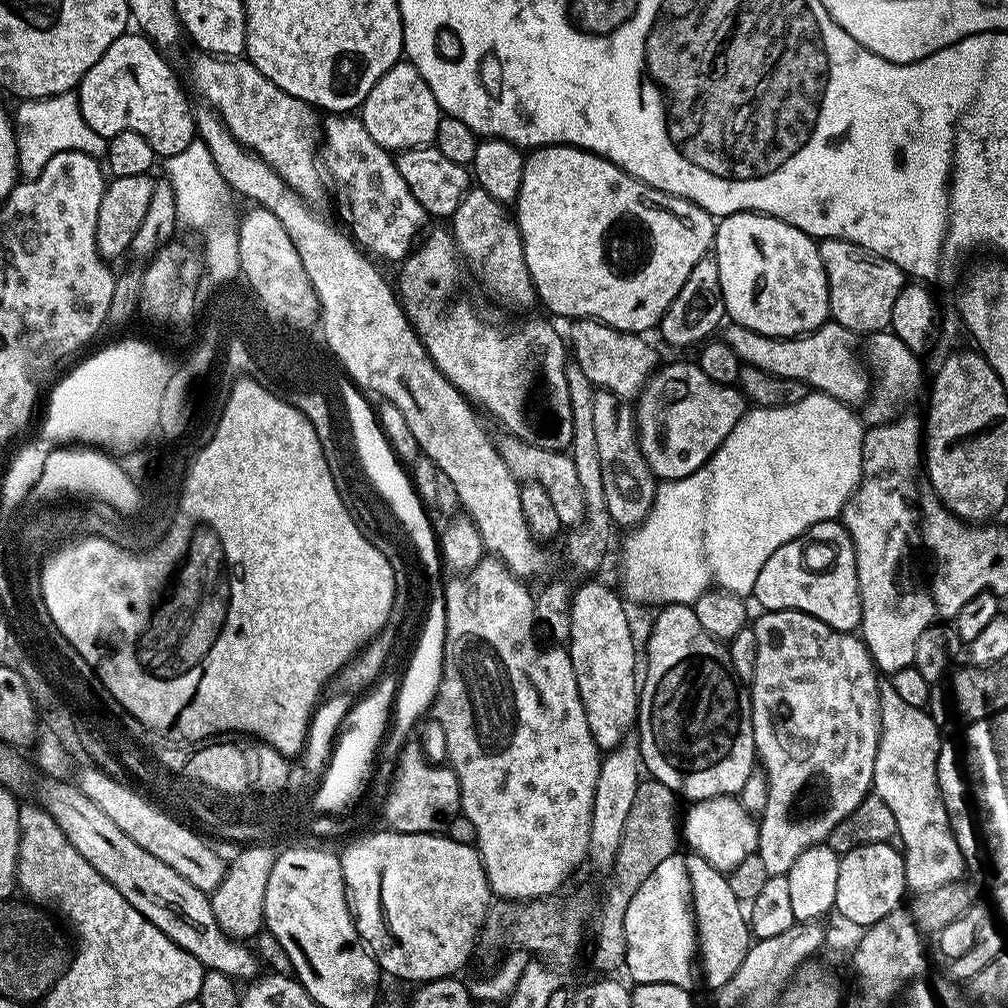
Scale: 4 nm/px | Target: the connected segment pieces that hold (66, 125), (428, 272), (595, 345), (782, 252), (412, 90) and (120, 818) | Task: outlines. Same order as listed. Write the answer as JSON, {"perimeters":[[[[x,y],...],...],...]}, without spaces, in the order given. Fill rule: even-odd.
{"perimeters":[[[[75,91],[63,92],[57,96],[44,96],[40,100],[20,100],[14,111],[16,129],[16,157],[18,172],[25,180],[33,180],[42,174],[42,166],[63,152],[85,152],[100,158],[106,152],[105,137],[94,134],[82,118],[82,110],[76,101]]],[[[447,227],[430,232],[404,257],[399,265],[400,284],[398,283],[400,303],[429,358],[453,387],[459,390],[479,388],[477,398],[490,408],[494,419],[501,420],[508,427],[505,429],[511,435],[531,441],[539,448],[551,452],[565,451],[572,440],[572,392],[568,389],[570,352],[565,337],[563,340],[559,330],[548,320],[520,320],[509,330],[508,336],[504,336],[498,325],[483,320],[464,293],[466,268],[456,246],[456,239]]],[[[573,319],[570,352],[574,364],[596,390],[612,392],[621,398],[632,398],[643,388],[661,363],[660,356],[638,332],[623,332],[600,320]],[[660,360],[660,361],[659,361]],[[629,396],[629,397],[628,397]]],[[[735,212],[723,217],[716,224],[714,255],[718,262],[718,278],[722,278],[724,310],[735,323],[746,326],[758,334],[766,334],[767,336],[800,336],[804,332],[813,332],[818,326],[828,323],[830,319],[828,310],[828,283],[826,282],[826,270],[822,266],[822,258],[820,257],[820,245],[813,237],[808,236],[802,230],[798,230],[794,226],[790,226],[773,216],[765,216],[763,212]]],[[[407,62],[395,64],[393,68],[386,70],[386,74],[382,74],[378,82],[374,82],[370,94],[366,94],[363,104],[358,109],[358,118],[364,123],[366,134],[370,134],[370,138],[374,138],[378,146],[396,154],[404,152],[407,148],[427,148],[435,145],[441,115],[430,86],[426,86],[426,78],[422,78],[422,74],[418,74],[416,67]]],[[[84,766],[80,773],[74,777],[74,783],[80,792],[98,806],[98,810],[104,811],[114,826],[122,830],[142,850],[154,854],[161,862],[166,862],[170,870],[178,870],[190,886],[211,894],[222,882],[226,871],[226,860],[223,860],[202,837],[196,832],[191,832],[183,819],[177,818],[172,812],[165,810],[160,804],[153,802],[148,796],[141,794],[135,788],[127,788],[122,782],[114,777],[106,775],[101,768],[95,766]]]]}

